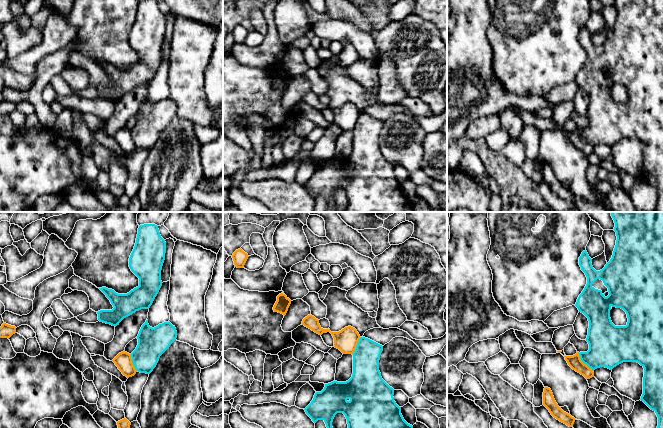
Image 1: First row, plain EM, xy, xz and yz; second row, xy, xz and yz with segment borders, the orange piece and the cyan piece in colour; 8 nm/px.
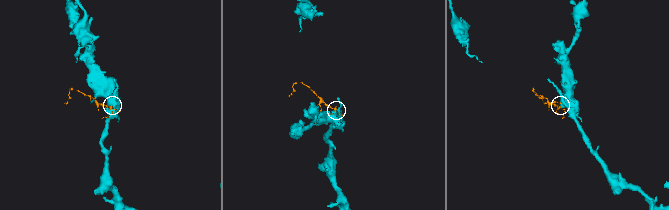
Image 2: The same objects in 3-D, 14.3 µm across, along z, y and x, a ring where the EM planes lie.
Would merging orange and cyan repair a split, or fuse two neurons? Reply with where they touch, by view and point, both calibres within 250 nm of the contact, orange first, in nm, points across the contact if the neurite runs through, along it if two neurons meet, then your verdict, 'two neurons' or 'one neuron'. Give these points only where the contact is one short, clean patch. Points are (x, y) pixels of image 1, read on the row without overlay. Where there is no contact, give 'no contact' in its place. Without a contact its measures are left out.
contact yz (583, 139); calibres 100 and 320 nm; border yz (578, 129), (581, 136), (593, 146); two neurons

